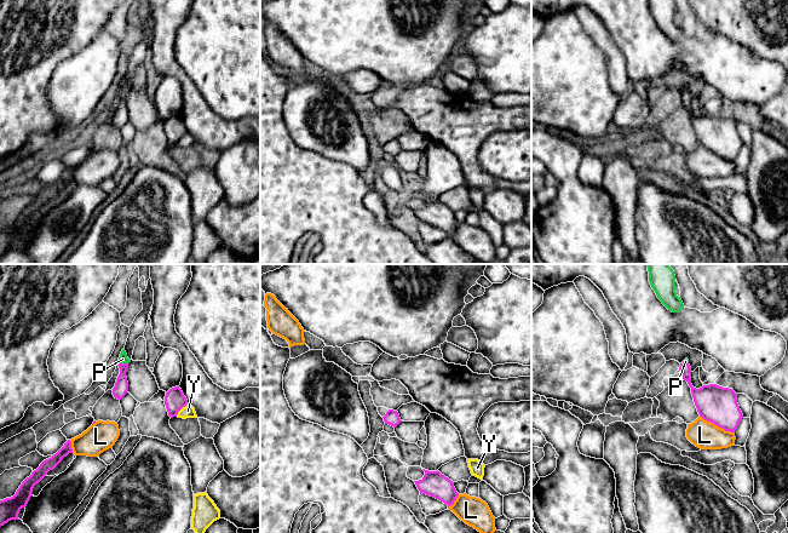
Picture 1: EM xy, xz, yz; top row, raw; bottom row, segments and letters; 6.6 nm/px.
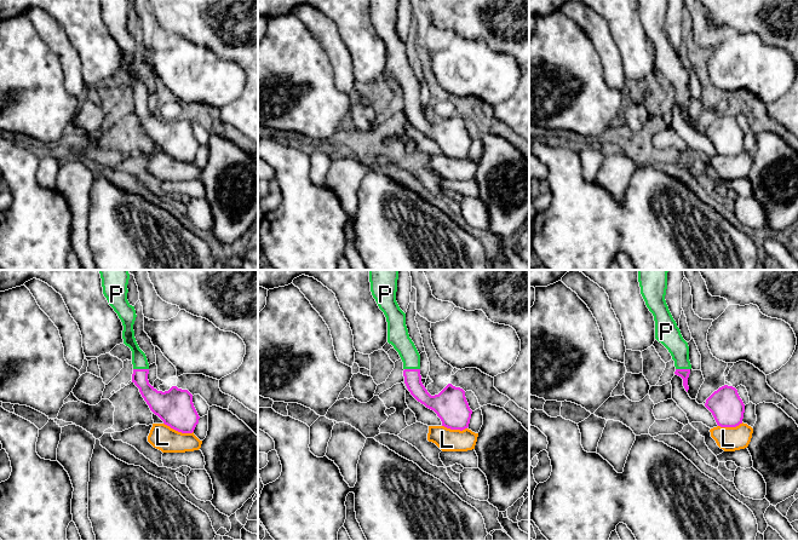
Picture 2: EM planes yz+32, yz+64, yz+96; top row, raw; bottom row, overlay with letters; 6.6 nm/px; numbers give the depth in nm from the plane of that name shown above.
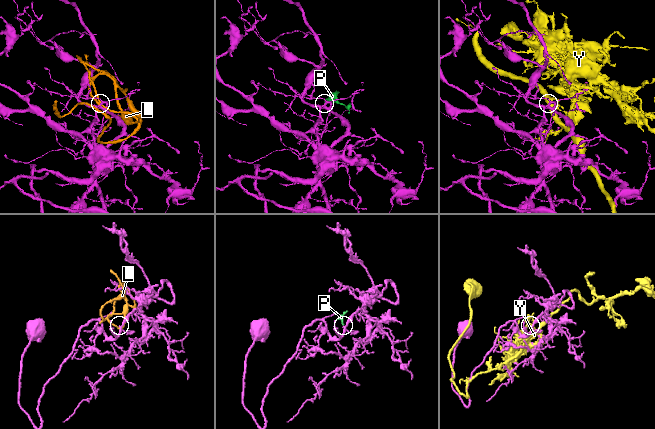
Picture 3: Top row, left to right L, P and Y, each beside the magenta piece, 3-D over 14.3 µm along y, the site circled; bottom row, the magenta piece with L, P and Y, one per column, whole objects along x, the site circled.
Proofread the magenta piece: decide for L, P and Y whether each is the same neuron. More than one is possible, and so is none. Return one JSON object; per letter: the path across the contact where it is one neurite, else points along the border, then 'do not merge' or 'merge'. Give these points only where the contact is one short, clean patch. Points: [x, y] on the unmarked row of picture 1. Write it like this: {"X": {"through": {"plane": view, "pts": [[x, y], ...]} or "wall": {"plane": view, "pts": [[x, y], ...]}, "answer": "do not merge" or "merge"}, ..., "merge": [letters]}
{"L": {"answer": "do not merge"}, "P": {"answer": "merge"}, "Y": {"answer": "do not merge"}, "merge": ["P"]}

